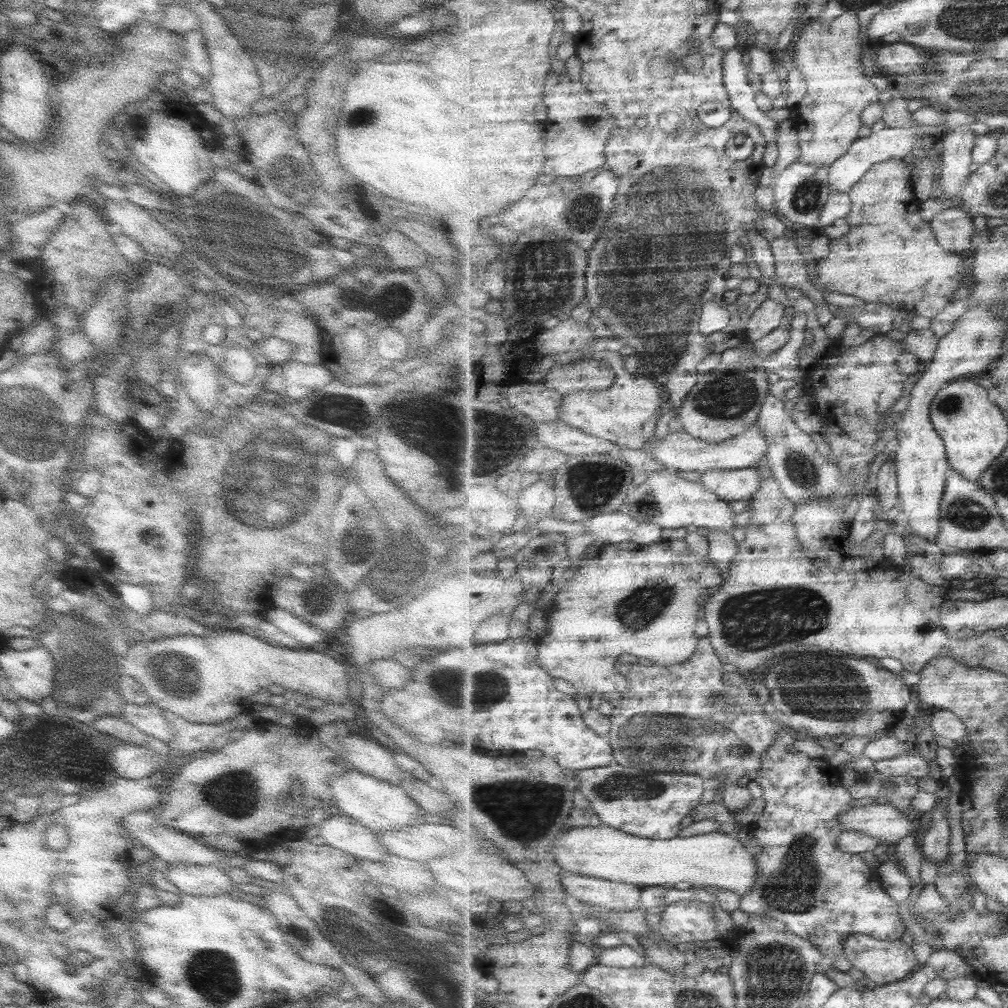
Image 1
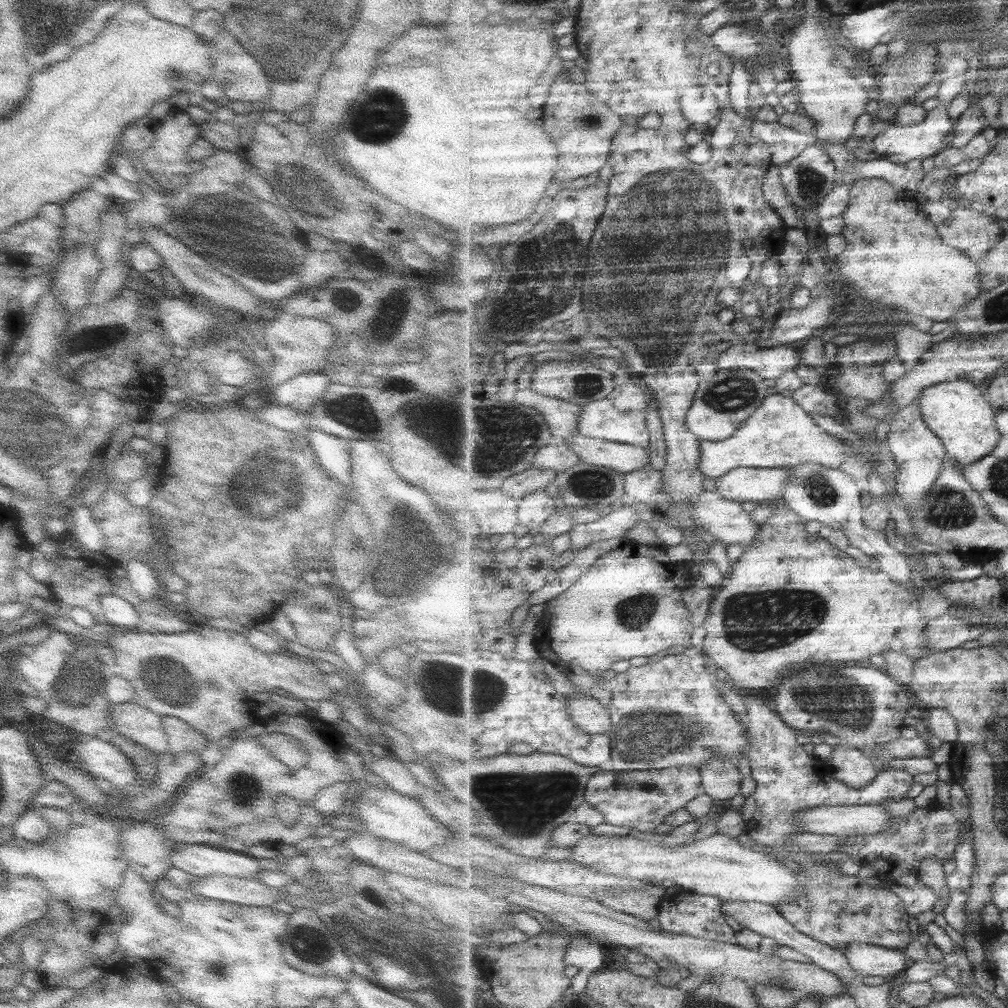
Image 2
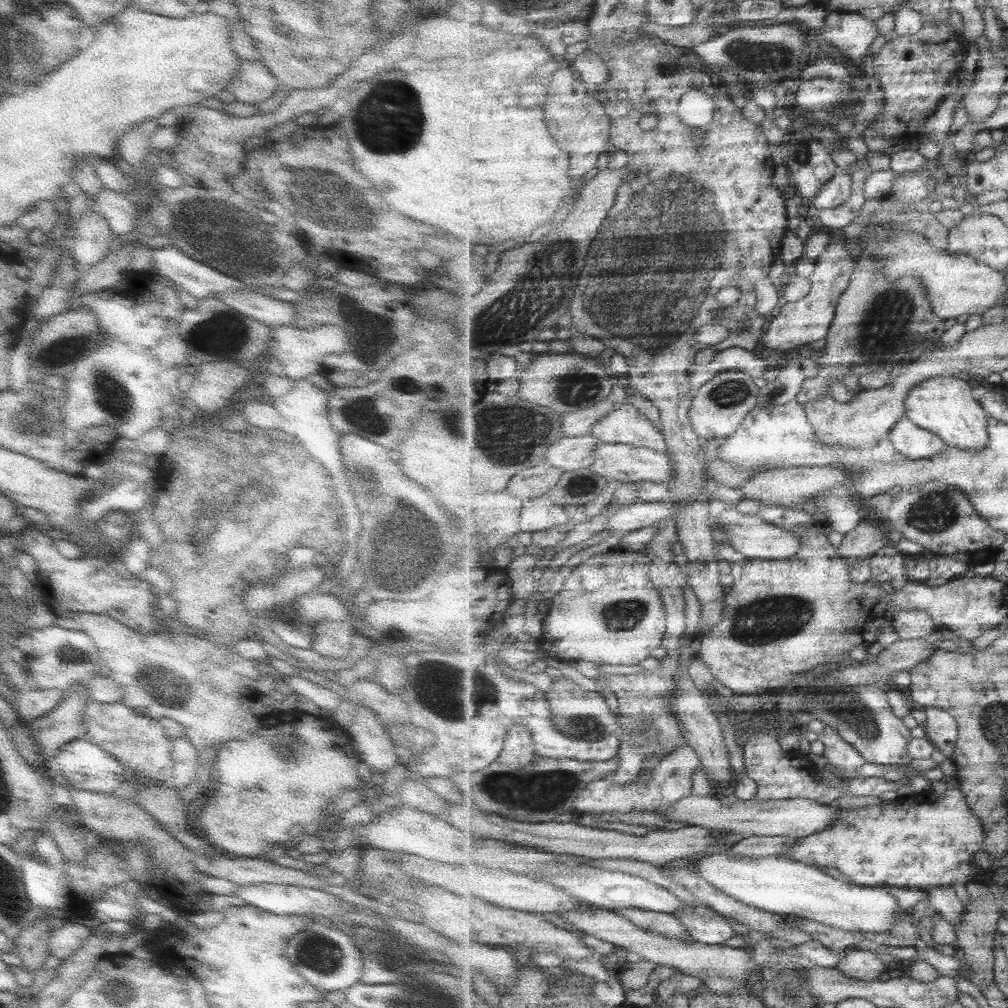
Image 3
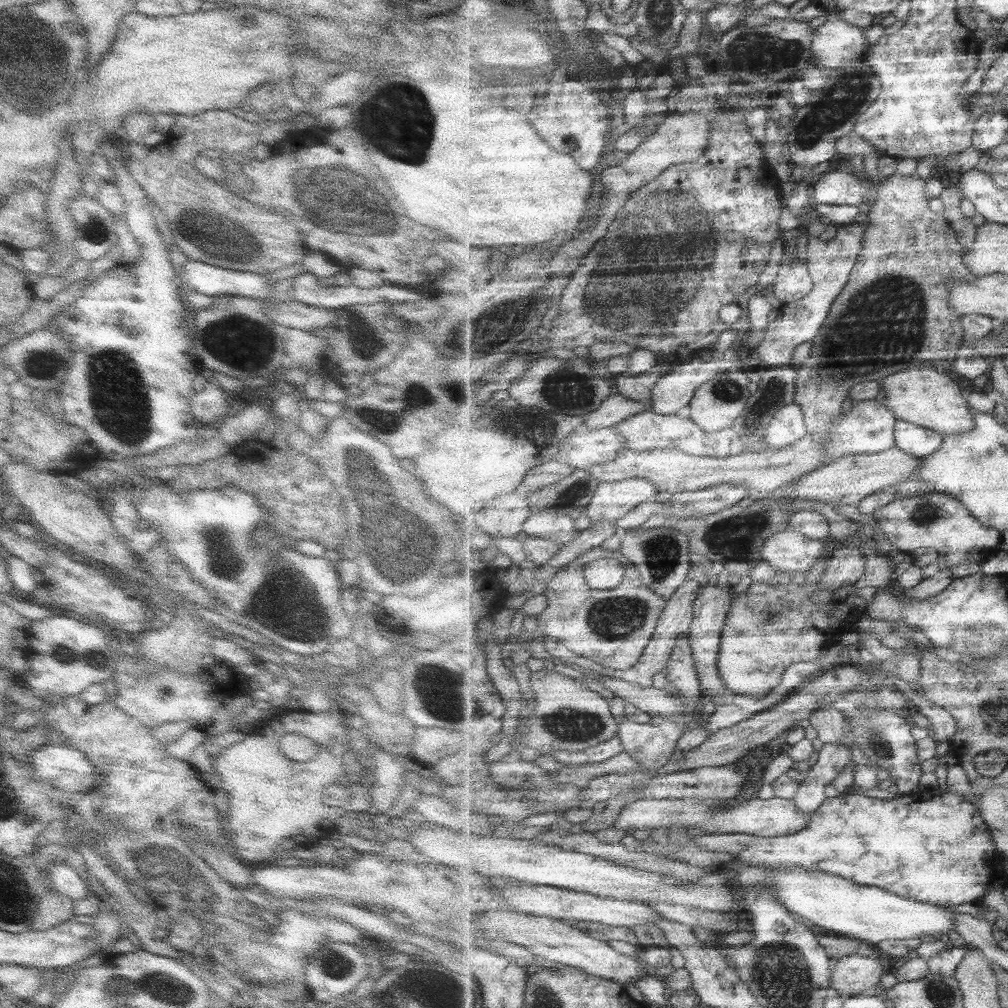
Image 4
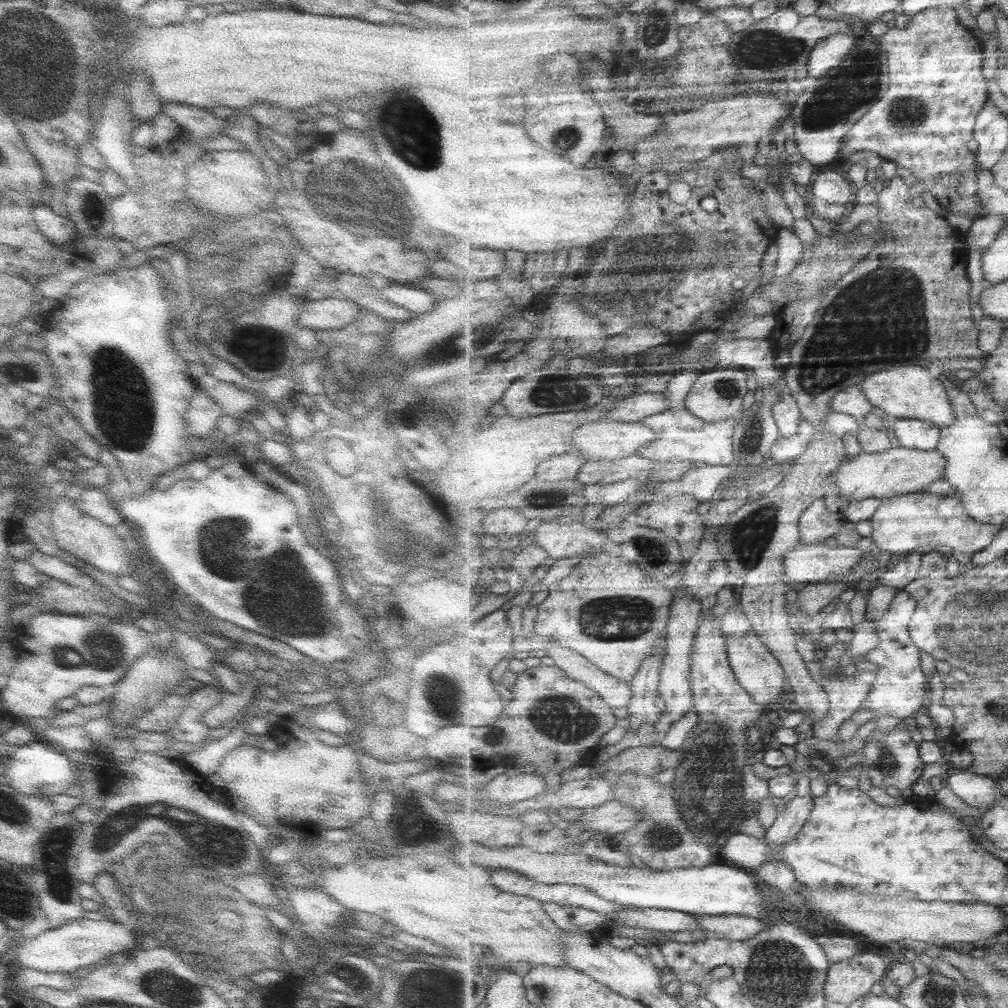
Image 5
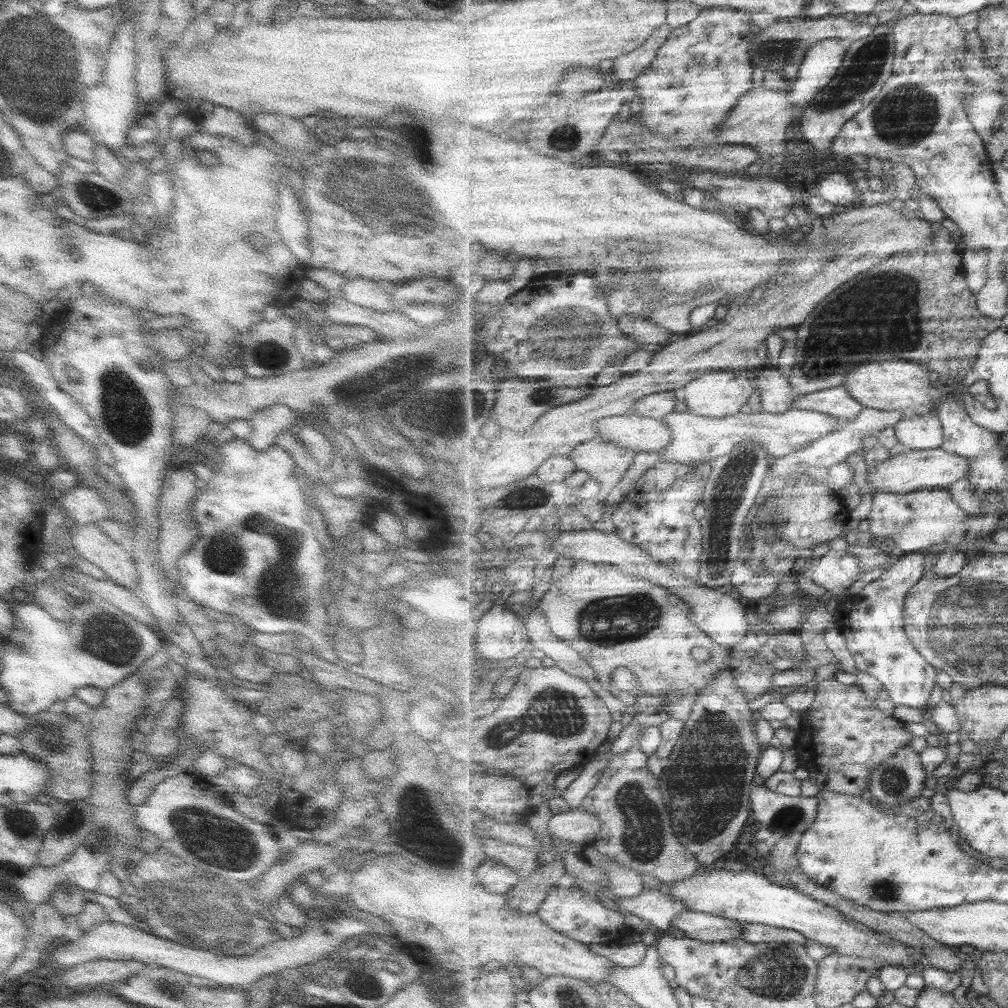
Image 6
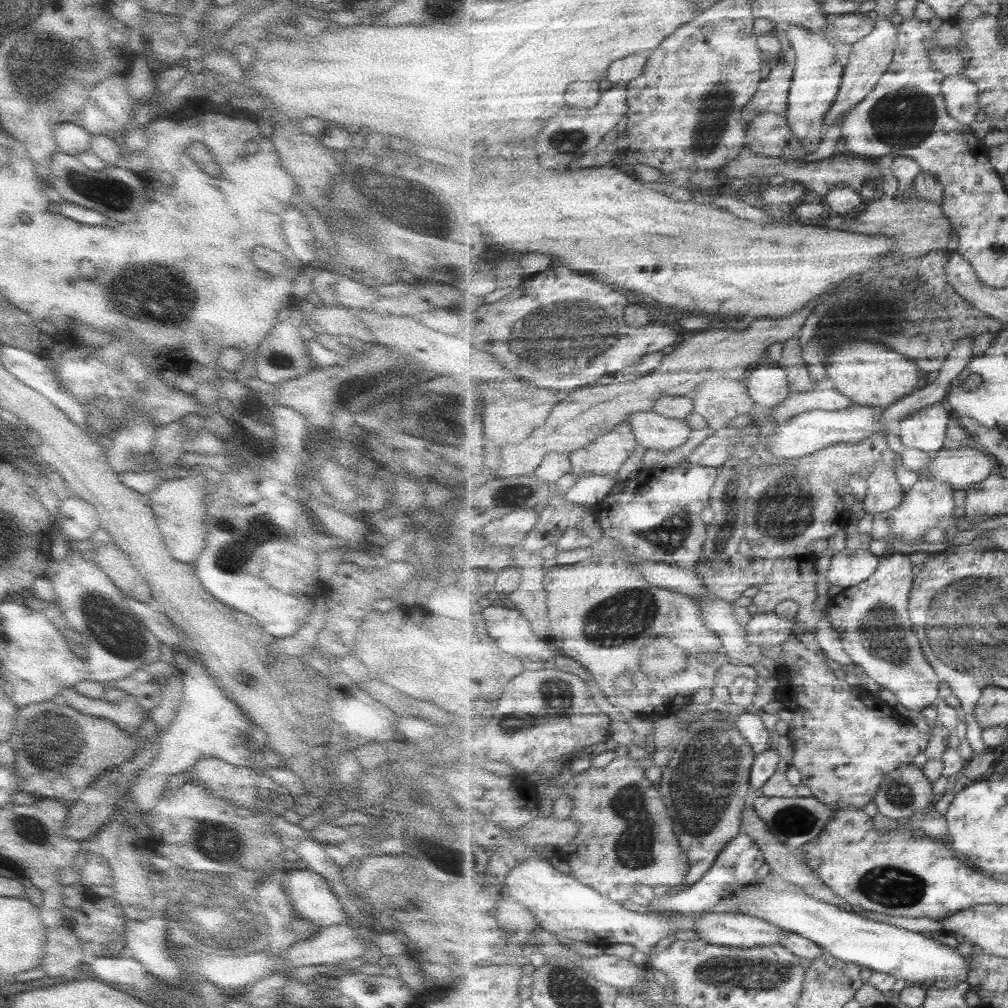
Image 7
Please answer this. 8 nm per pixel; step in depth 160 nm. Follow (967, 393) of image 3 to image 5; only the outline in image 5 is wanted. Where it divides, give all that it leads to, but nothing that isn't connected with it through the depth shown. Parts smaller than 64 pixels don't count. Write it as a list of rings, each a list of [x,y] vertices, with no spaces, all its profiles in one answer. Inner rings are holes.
[[[909,365],[886,368],[868,375],[859,385],[867,396],[866,399],[875,408],[896,419],[921,419],[935,423],[940,428],[945,428],[956,420],[951,401],[953,389],[947,379],[937,376],[928,367]]]

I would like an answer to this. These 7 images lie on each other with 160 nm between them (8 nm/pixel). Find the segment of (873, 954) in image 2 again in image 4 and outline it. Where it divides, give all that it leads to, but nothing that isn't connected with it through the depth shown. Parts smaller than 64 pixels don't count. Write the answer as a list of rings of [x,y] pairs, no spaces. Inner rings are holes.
[[[854,954],[840,958],[834,965],[832,988],[834,994],[854,997],[872,992],[880,984],[887,968],[884,957]]]

